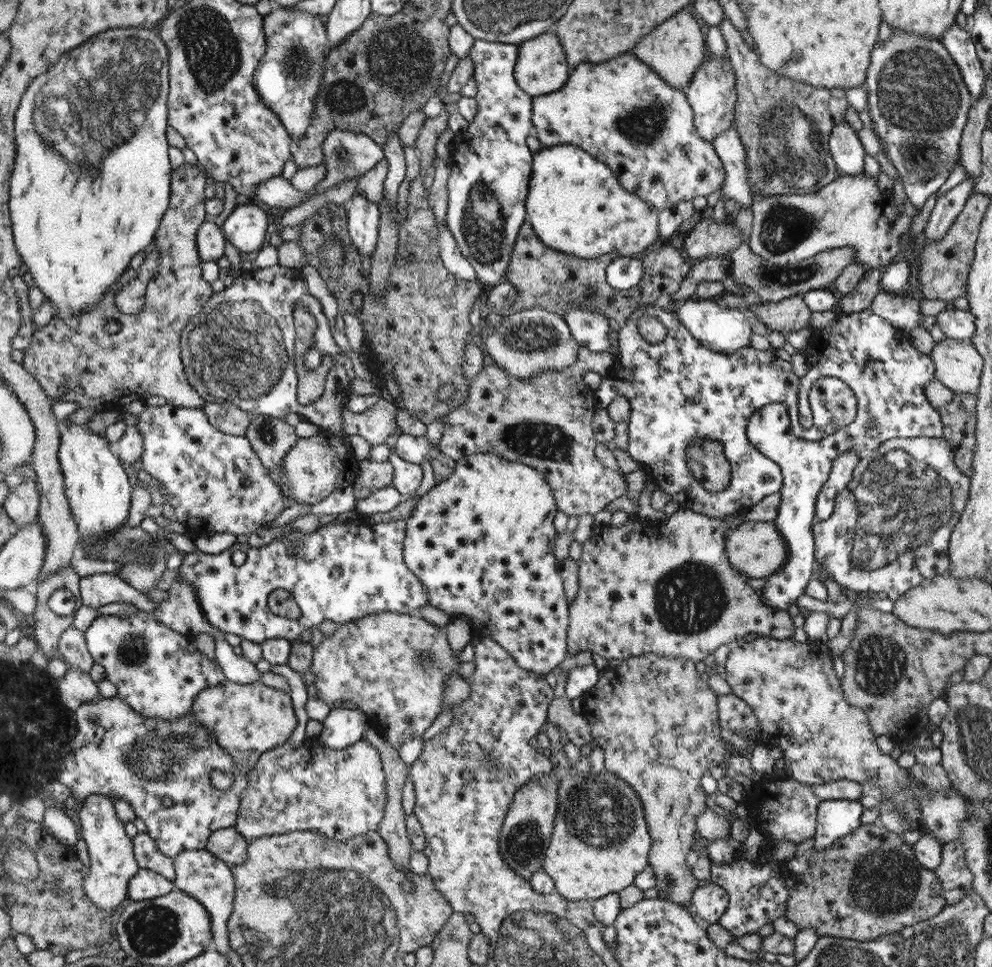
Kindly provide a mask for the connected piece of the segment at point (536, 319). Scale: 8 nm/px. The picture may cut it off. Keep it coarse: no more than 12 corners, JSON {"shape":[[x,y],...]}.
{"shape":[[540,306],[481,333],[486,362],[524,380],[565,370],[580,348]]}

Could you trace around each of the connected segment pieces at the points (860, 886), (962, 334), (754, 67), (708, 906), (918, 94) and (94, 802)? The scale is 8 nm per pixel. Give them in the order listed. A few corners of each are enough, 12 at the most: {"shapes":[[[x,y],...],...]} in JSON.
{"shapes":[[[878,823],[811,850],[783,917],[819,938],[900,933],[947,904]],[[944,309],[936,322],[946,338],[971,340],[976,316]],[[726,14],[751,194],[819,191],[846,90],[772,72]],[[708,882],[692,893],[688,909],[710,924],[718,923],[729,896]],[[938,39],[876,42],[866,121],[922,210],[974,100]],[[88,795],[80,834],[87,896],[119,913],[139,873],[134,841],[106,795]]]}

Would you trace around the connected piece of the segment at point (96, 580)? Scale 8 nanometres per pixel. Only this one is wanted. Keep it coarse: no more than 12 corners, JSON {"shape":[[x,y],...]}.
{"shape":[[120,576],[80,578],[78,604],[100,609],[131,603],[153,613],[157,603]]}

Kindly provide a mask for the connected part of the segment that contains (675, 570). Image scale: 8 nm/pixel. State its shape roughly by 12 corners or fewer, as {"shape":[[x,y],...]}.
{"shape":[[725,517],[595,525],[568,655],[697,663],[799,622]]}

